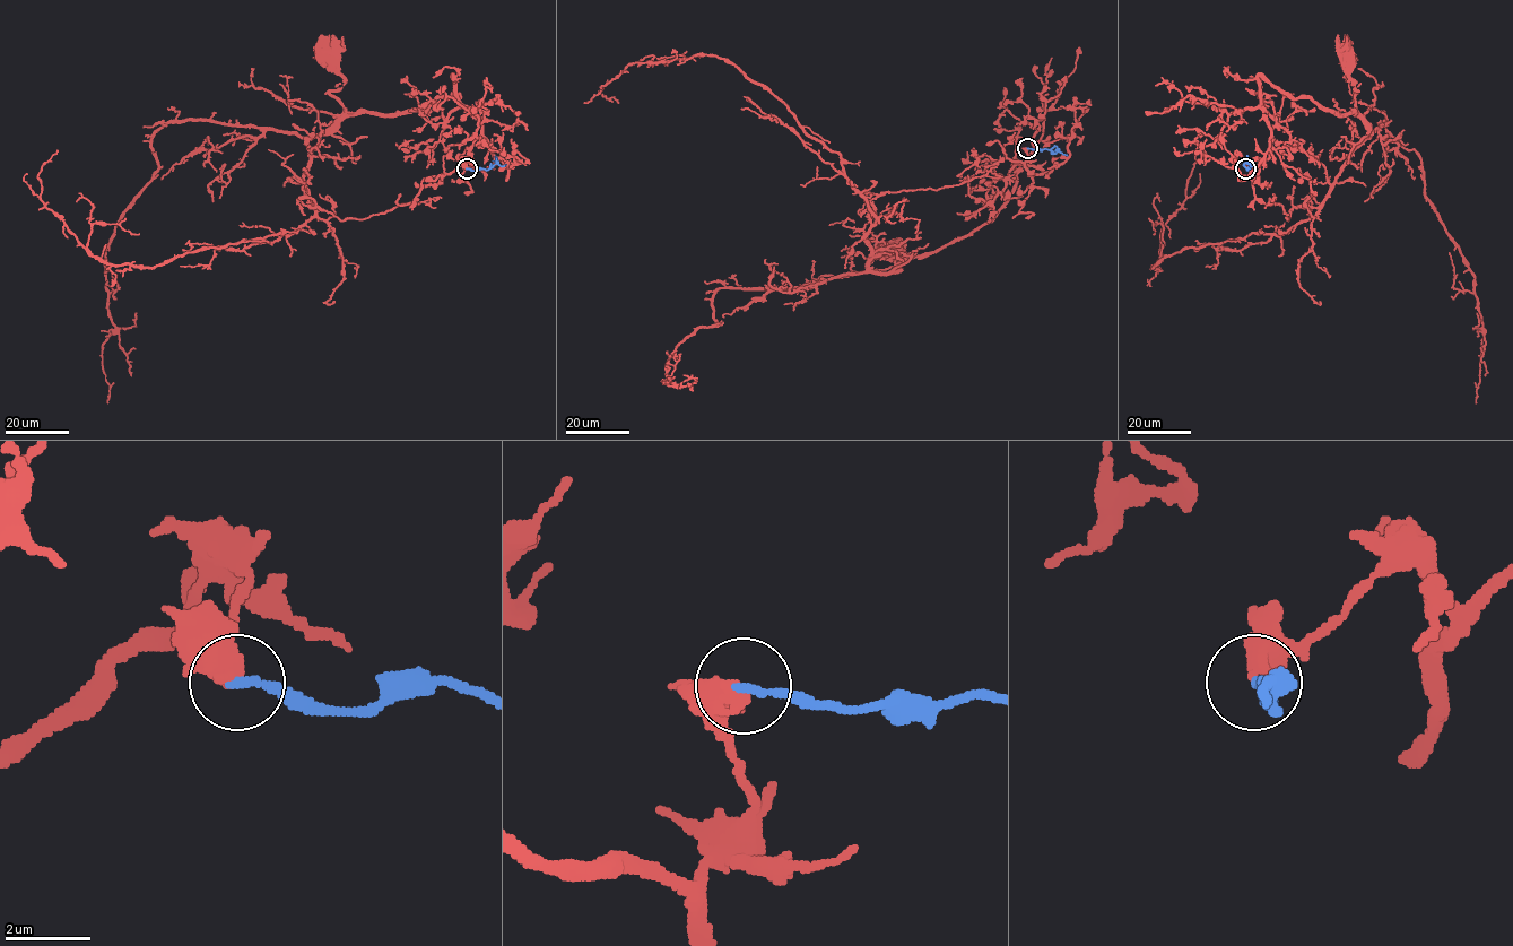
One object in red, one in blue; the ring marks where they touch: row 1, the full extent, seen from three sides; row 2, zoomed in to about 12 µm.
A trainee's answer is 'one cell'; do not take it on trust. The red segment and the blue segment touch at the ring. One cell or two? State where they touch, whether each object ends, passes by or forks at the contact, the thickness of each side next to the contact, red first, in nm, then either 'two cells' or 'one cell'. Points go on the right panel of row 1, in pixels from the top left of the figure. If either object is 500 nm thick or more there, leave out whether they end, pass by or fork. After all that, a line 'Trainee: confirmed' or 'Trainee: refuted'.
(1245, 168) | 500/200 nm | two cells
Trainee: refuted

